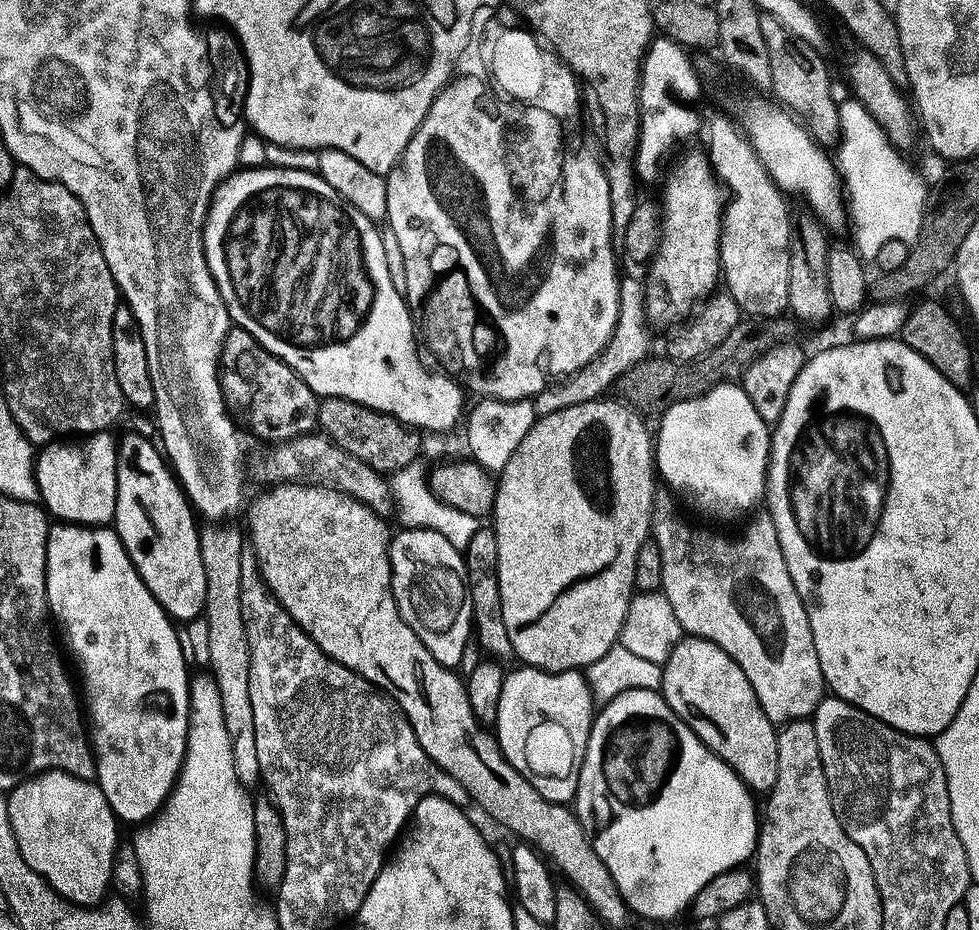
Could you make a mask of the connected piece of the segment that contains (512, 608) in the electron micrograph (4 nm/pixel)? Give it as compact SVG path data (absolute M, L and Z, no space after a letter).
M601 398L594 402L586 402L582 406L570 406L570 410L561 410L558 414L537 419L530 434L510 458L509 464L503 468L498 482L499 496L496 499L494 513L502 590L500 605L502 618L506 622L506 634L512 643L512 652L520 659L521 665L543 672L579 672L606 658L606 654L610 654L610 650L620 644L626 614L630 614L632 598L637 595L634 570L638 570L638 552L642 550L644 544L649 543L656 514L658 452L657 449L656 452L652 449L654 432L653 429L648 429L647 422L649 421L635 408L616 398Z

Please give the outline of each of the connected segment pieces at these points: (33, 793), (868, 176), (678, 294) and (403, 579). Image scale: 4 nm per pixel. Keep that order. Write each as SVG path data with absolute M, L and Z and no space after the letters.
M43 772L20 784L7 797L10 826L18 842L26 866L34 870L57 894L71 904L93 909L105 903L104 895L112 888L116 849L122 843L121 829L106 794L102 794L99 783L79 780L65 772Z
M848 98L848 101L840 104L840 134L838 147L835 149L837 152L834 152L834 163L839 171L843 187L846 189L847 203L856 204L854 220L860 223L861 246L869 248L869 253L875 254L891 240L904 242L909 246L915 244L920 238L920 231L924 229L924 217L929 207L928 188L924 185L923 178L904 161L907 159L889 143L888 136L866 110L866 106L862 106L855 98Z
M707 151L692 152L685 160L678 160L676 169L674 164L662 184L662 239L650 261L646 303L648 319L653 325L676 326L687 321L697 306L717 291L716 282L718 286L722 278L720 235L726 207L725 189L716 178Z
M428 529L397 531L392 537L392 593L398 610L418 634L422 646L438 658L444 668L459 669L468 643L474 640L472 589L468 586L468 566L463 551L440 533Z

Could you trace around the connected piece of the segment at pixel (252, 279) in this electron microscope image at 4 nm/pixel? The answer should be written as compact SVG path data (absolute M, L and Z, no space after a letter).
M260 166L257 172L244 171L237 171L220 185L215 198L212 199L208 221L204 227L204 249L210 274L226 302L228 313L232 315L233 325L250 333L271 356L277 356L289 370L303 380L305 389L315 392L317 397L346 398L375 412L388 408L388 404L392 404L392 392L396 392L396 364L404 364L408 323L414 320L414 316L405 296L394 290L389 263L386 262L382 232L377 221L366 218L366 214L350 206L350 202L346 202L338 194L338 190L334 190L334 186L327 184L315 172L299 172L271 166Z

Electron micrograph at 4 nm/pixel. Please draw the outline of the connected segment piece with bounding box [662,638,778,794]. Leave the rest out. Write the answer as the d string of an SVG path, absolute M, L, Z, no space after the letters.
M684 638L663 670L662 695L670 710L712 753L729 764L753 793L771 794L778 782L778 728L766 718L766 710L762 710L754 686L742 674L742 666L714 642Z

